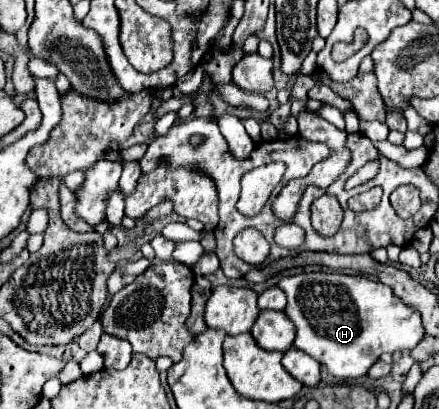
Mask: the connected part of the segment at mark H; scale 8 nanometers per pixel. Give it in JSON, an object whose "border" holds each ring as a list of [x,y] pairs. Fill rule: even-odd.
{"border":[[[335,272],[297,274],[279,280],[287,294],[285,314],[297,328],[295,348],[325,364],[335,378],[361,378],[381,354],[413,350],[423,338],[421,314],[405,306],[393,290],[367,276],[347,276]]]}

